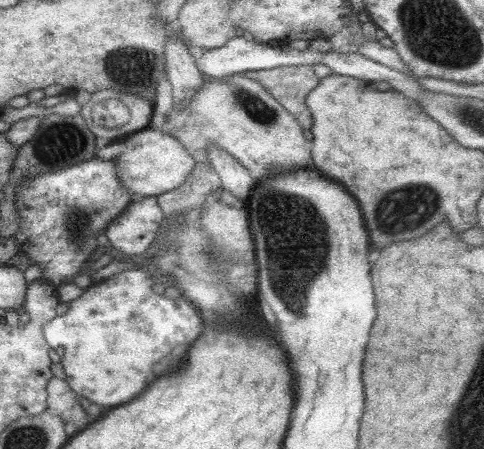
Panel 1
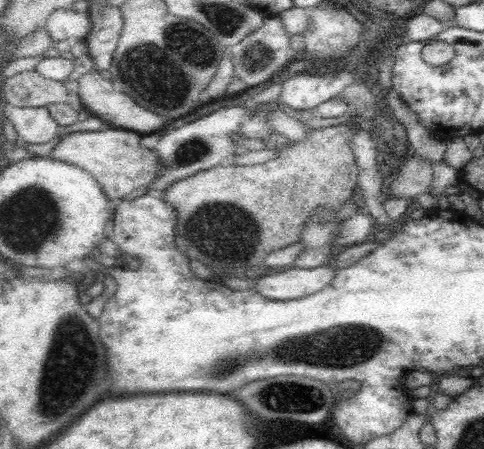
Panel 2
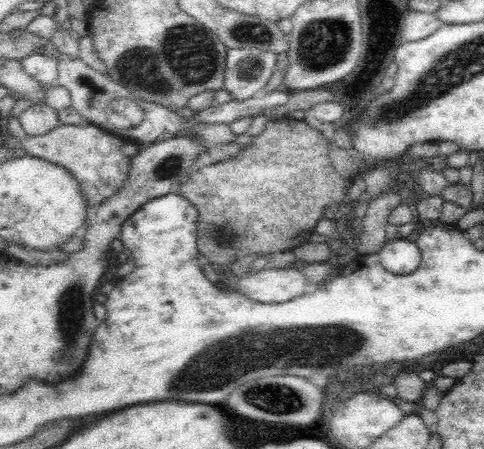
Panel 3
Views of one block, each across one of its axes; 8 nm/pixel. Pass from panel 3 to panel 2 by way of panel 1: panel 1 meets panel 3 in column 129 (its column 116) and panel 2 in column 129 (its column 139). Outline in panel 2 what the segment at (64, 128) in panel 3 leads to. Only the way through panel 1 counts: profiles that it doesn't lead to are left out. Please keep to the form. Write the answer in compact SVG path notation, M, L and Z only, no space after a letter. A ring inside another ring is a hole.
M110 128L100 132L76 132L66 136L50 156L54 160L74 164L76 168L90 172L90 176L100 184L100 188L110 200L116 198L124 200L134 190L154 184L160 176L160 170L164 168L158 154L142 146L142 138L144 138L142 134L124 128Z

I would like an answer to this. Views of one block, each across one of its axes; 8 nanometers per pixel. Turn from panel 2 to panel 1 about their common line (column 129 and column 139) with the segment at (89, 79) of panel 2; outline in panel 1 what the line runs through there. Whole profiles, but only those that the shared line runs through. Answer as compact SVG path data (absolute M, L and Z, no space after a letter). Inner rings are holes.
M105 88L105 90L99 90L99 92L93 92L91 98L81 106L81 112L79 112L85 122L87 122L87 128L97 136L97 144L99 142L107 142L111 138L117 138L117 136L123 136L123 134L133 134L137 130L143 130L149 126L149 120L153 116L153 102L137 96L137 94L131 94L131 92L121 92L121 90L113 90L113 88ZM105 102L121 102L125 108L127 108L127 122L123 122L125 126L115 126L115 124L109 124L109 114L103 110Z

